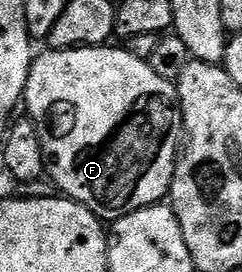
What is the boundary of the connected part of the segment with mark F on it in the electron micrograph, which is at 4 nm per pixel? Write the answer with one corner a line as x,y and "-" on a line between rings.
103,45
101,47
69,47
66,51
55,51
46,49
42,56
35,58
30,64
28,81
26,82
26,94
24,96
25,114
31,123
34,124
34,130
40,137
42,152
46,158
45,174
49,182
55,188
58,187
63,196
73,199
75,203
84,205
97,217
103,221
113,221
124,217
128,213
136,213
136,209
151,207
153,203
163,202
169,196
170,182
174,176
174,164
180,154
180,140
183,138
182,130
182,108
178,101
177,86
171,80
159,77
149,62
140,57
136,57
130,50
122,51
115,45

